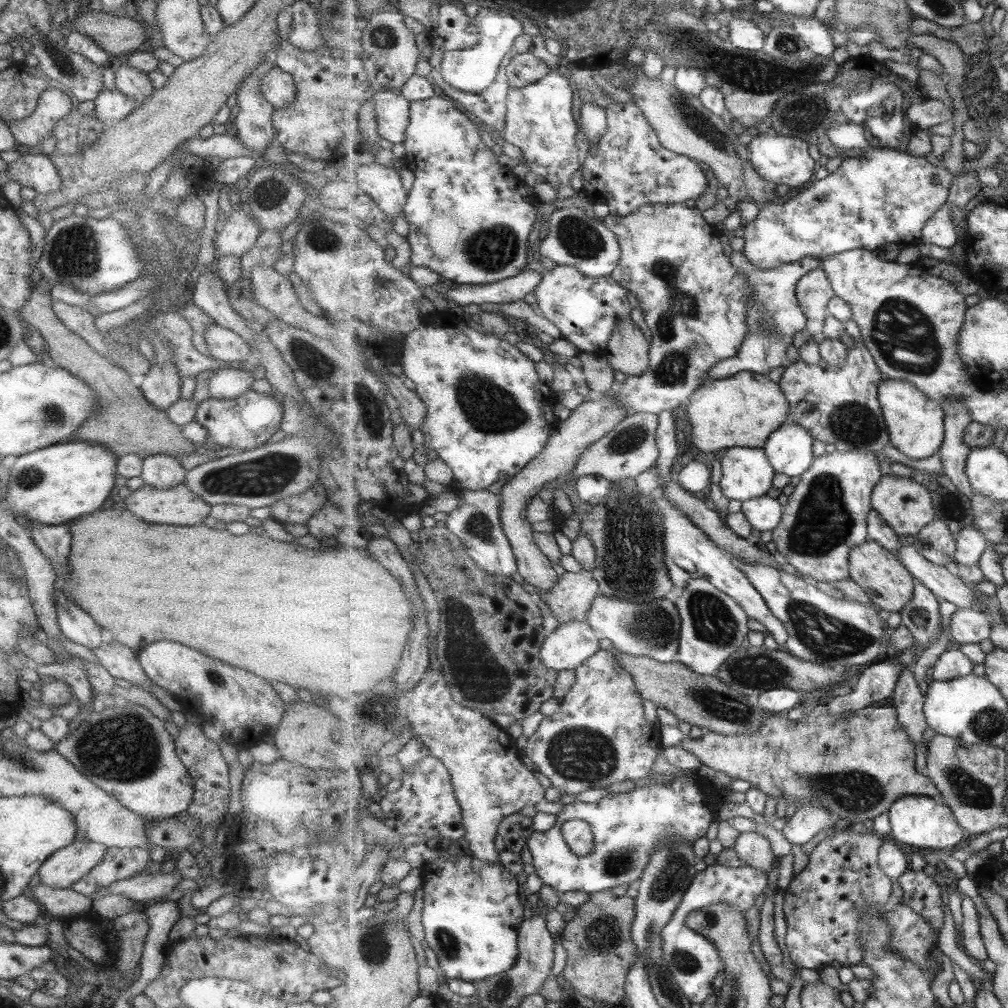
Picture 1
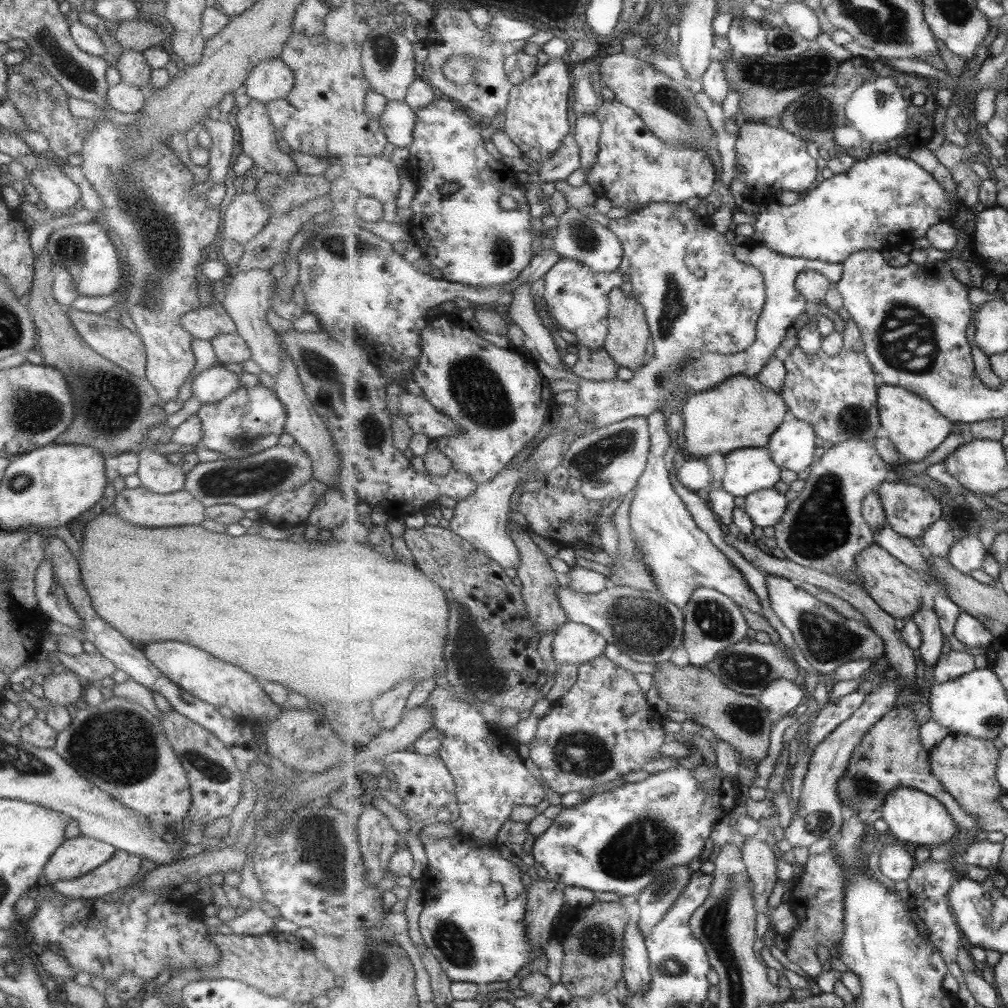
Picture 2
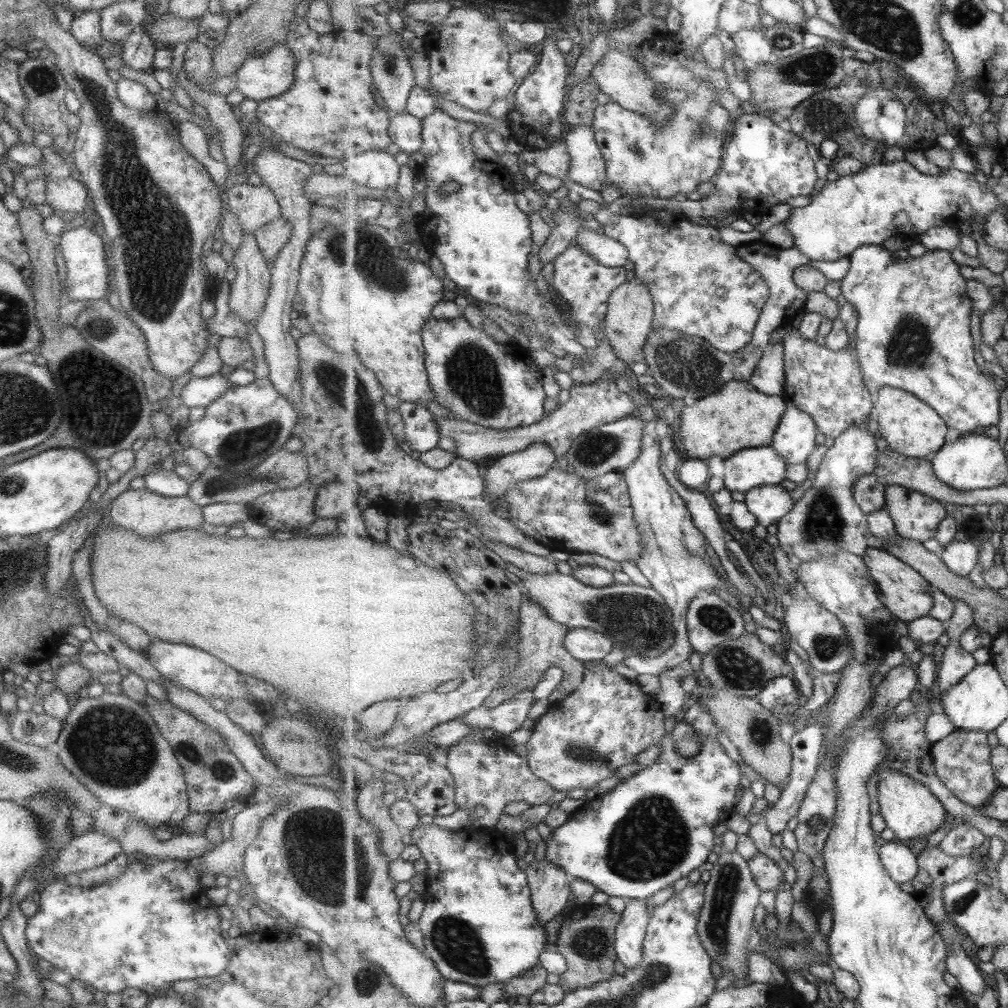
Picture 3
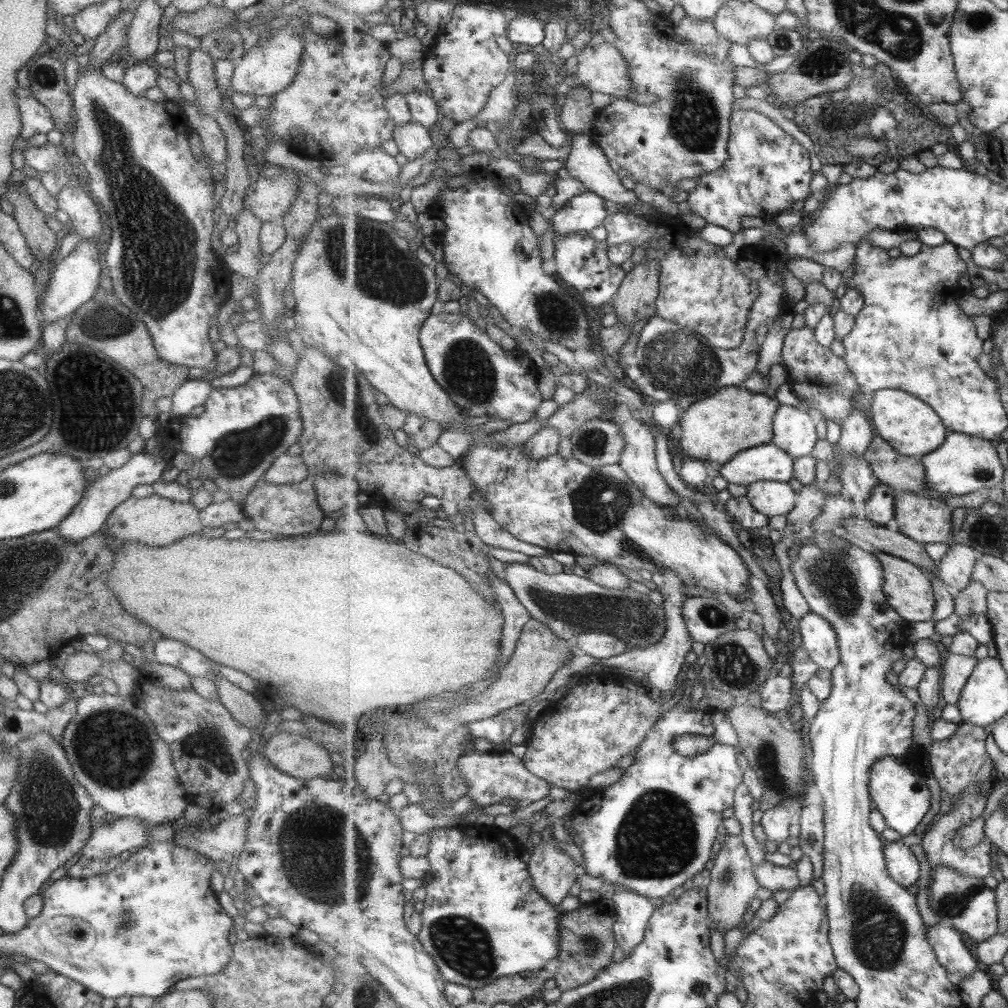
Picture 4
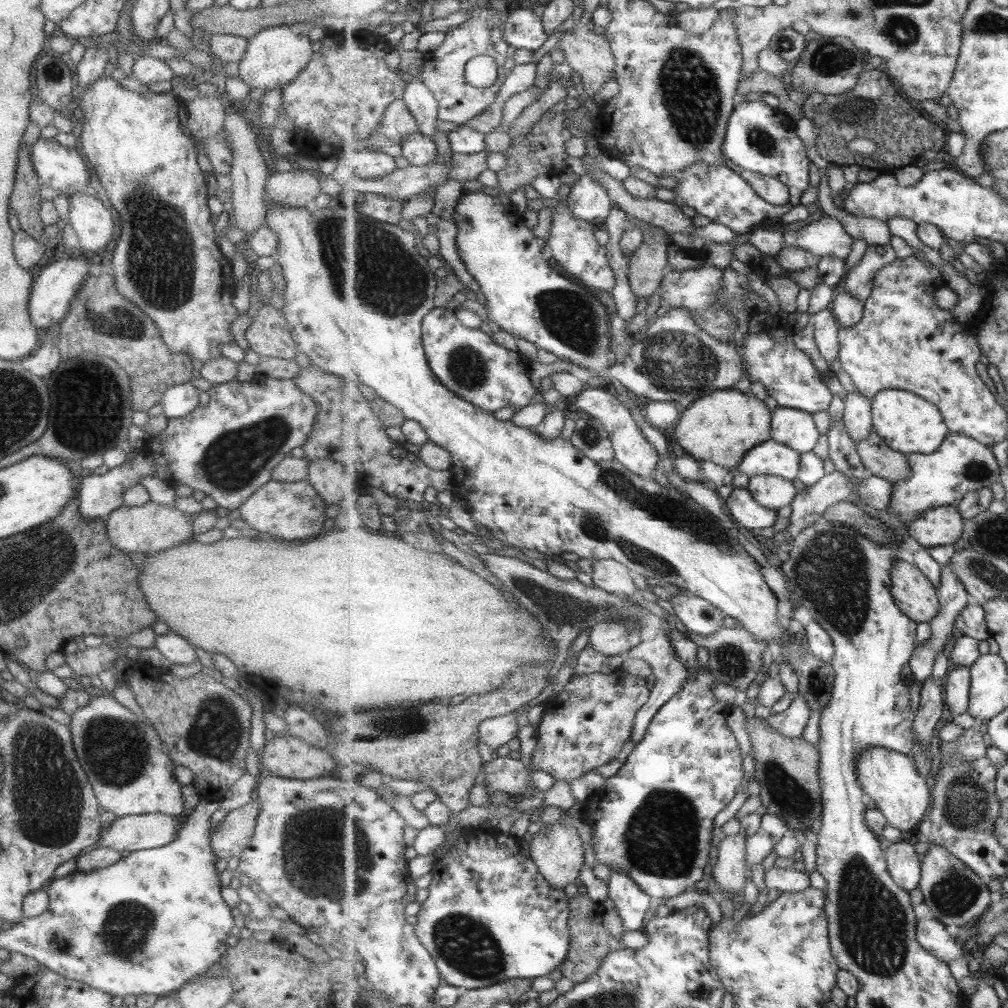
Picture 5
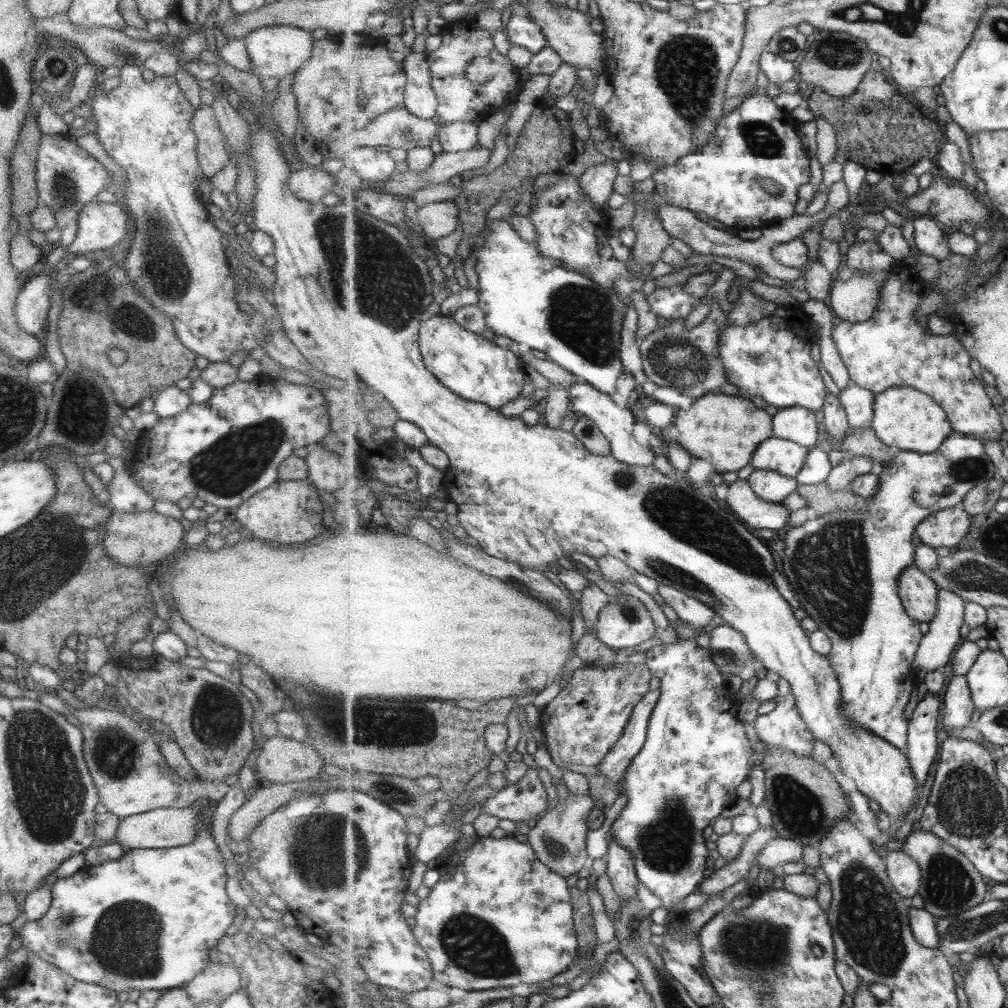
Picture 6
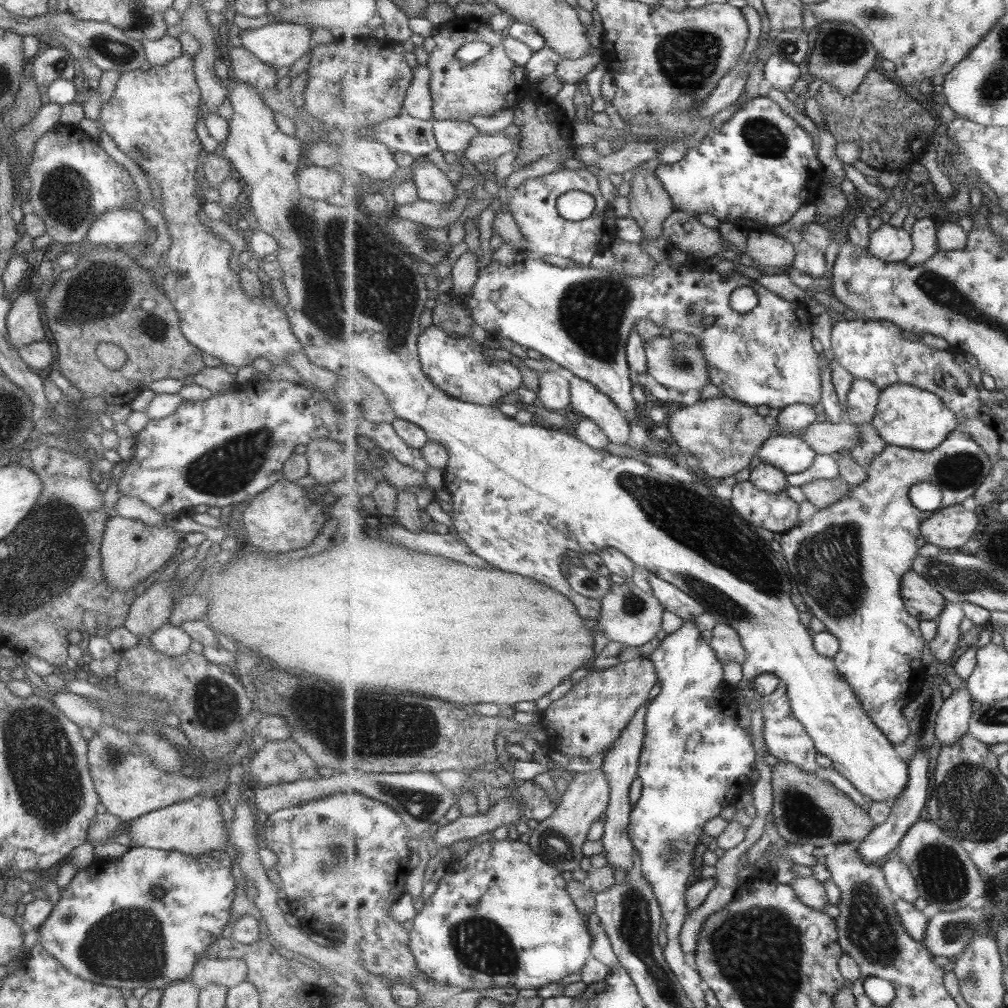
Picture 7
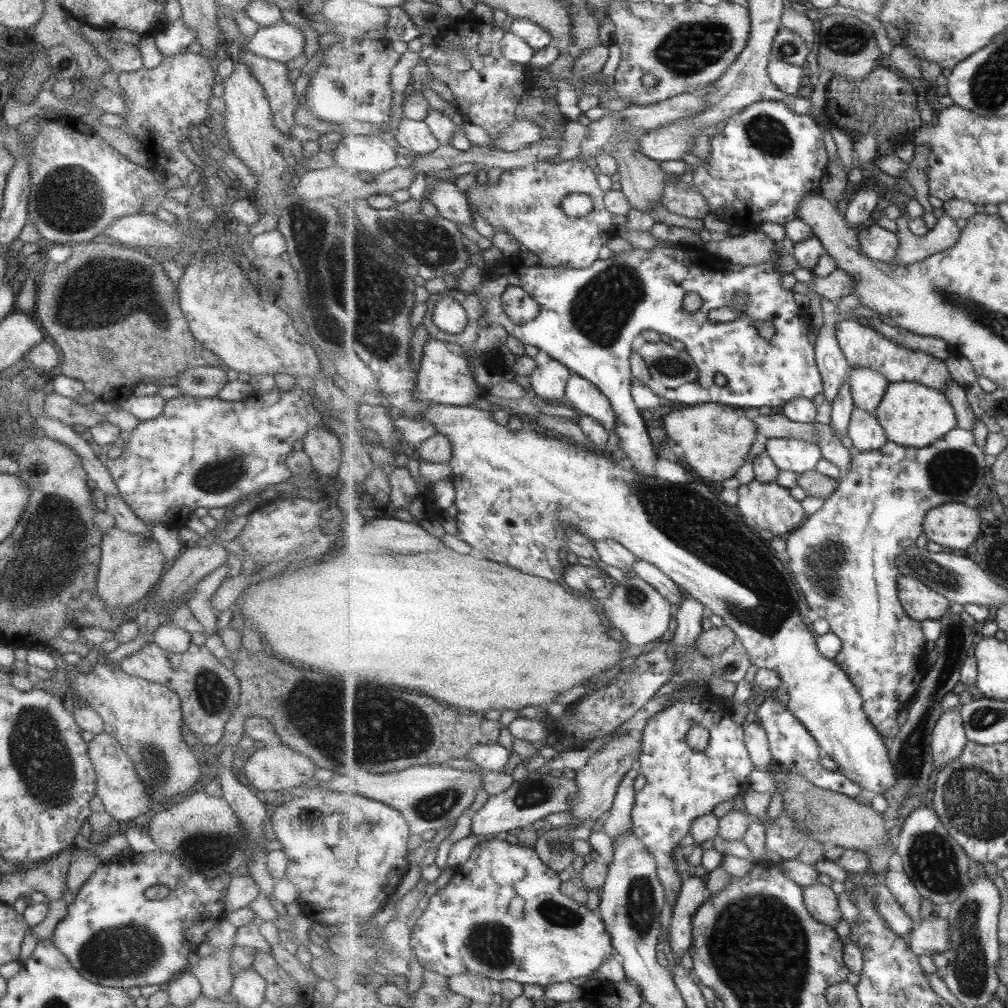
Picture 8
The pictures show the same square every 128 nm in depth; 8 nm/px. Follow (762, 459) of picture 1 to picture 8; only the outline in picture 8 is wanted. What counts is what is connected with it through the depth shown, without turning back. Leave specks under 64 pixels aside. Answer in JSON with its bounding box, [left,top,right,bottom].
[765,438,823,474]

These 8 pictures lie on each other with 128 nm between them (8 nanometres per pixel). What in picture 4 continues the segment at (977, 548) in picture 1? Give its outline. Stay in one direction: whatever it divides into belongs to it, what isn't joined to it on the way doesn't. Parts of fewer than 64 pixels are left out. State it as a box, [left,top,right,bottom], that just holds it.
[938,542,980,595]

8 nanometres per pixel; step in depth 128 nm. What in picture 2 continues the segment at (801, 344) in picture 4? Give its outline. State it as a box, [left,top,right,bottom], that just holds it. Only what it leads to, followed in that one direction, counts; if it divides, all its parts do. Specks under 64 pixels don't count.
[780,318,884,445]

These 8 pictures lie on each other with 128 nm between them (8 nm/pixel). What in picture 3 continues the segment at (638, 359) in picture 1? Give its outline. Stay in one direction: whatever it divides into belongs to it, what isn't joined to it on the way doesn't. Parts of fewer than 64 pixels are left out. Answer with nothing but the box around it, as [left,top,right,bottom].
[604,276,655,364]

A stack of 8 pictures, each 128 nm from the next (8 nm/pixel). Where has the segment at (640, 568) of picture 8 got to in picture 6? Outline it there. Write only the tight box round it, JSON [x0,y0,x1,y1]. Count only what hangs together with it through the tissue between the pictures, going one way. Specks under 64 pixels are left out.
[658,584,715,631]

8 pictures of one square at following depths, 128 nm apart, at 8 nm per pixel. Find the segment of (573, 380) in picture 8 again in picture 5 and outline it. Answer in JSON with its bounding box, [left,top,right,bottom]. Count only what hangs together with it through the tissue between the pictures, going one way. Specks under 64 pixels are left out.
[575,388,659,478]

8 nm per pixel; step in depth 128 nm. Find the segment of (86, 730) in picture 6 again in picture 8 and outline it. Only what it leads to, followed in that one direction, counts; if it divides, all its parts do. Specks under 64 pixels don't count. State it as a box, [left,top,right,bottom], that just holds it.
[87,733,155,823]

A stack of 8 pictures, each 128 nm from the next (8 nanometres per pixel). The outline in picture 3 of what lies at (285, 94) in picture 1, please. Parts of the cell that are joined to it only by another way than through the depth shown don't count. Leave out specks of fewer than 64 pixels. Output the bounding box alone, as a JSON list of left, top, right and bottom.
[233,43,295,101]

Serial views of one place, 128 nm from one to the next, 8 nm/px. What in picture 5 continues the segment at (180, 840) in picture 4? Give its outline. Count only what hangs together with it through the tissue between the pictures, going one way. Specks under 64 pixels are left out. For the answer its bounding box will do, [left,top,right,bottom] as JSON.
[210,798,259,859]

